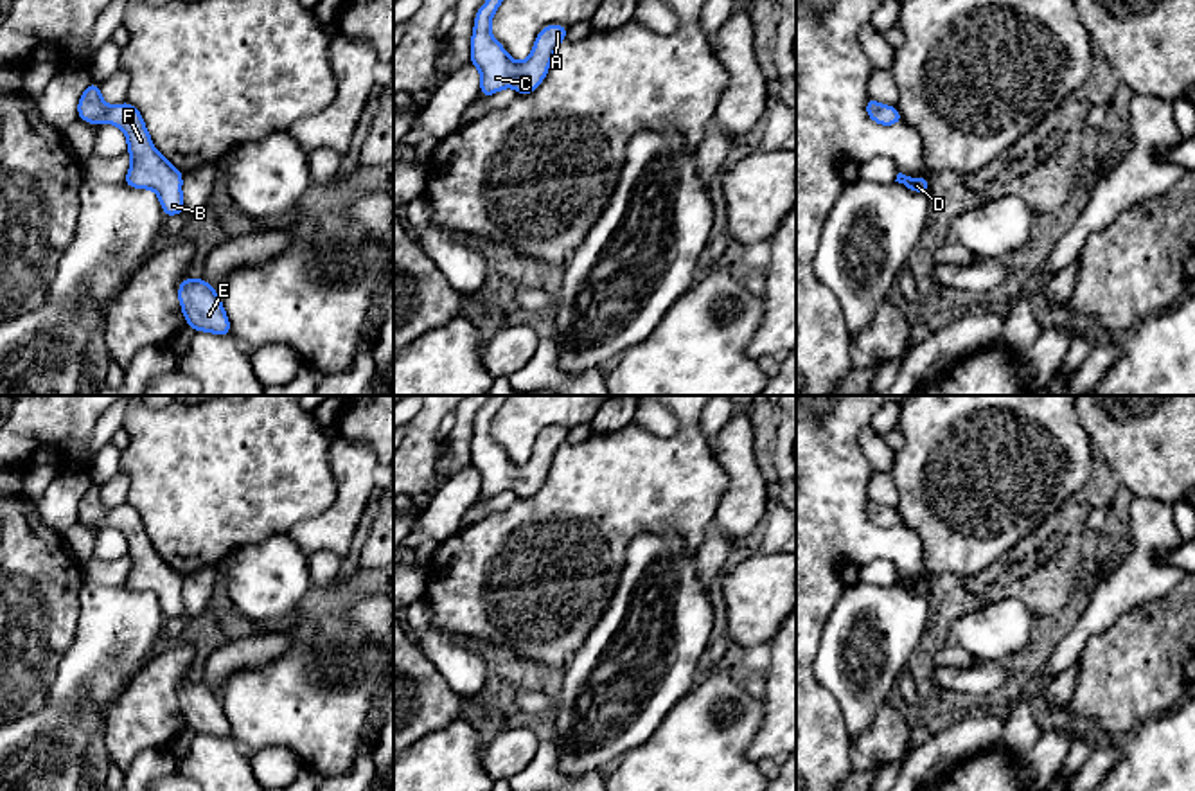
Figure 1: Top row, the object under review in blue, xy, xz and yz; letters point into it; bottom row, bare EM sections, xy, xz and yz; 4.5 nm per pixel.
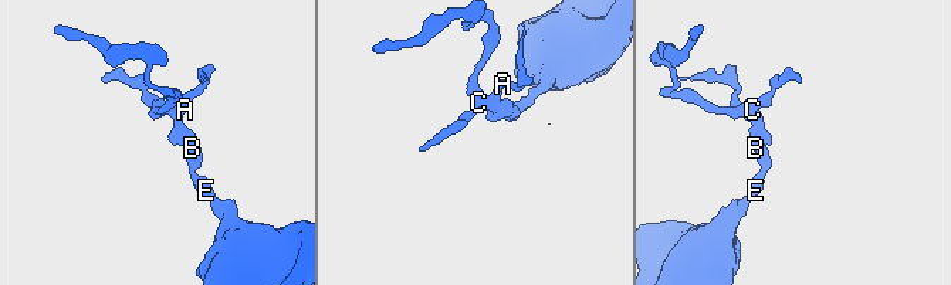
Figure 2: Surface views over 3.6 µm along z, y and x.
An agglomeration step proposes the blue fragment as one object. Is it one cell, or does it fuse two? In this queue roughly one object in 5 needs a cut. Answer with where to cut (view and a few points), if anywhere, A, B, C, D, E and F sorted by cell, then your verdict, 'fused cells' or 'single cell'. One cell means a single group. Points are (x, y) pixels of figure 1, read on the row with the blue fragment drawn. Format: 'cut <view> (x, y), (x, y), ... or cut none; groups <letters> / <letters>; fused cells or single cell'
cut none; groups A B C D E F; single cell

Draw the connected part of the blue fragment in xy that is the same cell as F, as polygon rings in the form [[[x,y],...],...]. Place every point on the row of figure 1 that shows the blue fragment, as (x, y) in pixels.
[[[90,83],[79,99],[77,117],[97,126],[108,120],[119,126],[128,137],[128,153],[131,155],[131,167],[122,183],[137,189],[153,189],[165,216],[183,212],[183,173],[155,149],[144,119],[133,104],[122,102],[110,108],[101,97],[99,84]]]

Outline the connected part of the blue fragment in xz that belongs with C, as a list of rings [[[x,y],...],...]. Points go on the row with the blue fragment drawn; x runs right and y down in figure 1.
[[[487,0],[476,13],[471,38],[471,63],[480,70],[480,93],[489,97],[498,90],[514,86],[519,95],[532,93],[544,79],[559,43],[568,27],[546,25],[536,38],[532,54],[518,63],[509,58],[503,45],[491,34],[491,20],[503,0]]]

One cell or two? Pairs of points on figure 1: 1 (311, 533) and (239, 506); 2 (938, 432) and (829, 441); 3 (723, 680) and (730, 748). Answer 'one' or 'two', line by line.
1: two
2: two
3: one

